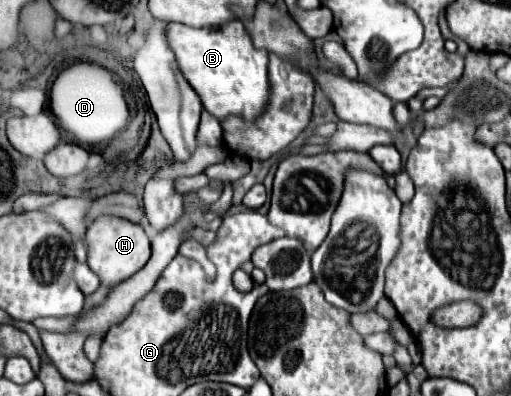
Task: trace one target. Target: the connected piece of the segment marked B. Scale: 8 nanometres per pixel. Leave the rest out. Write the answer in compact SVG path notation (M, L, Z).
M242 22L226 24L226 28L192 28L186 24L168 24L168 42L176 54L190 86L198 92L204 110L224 122L228 116L238 116L254 122L266 112L270 102L268 80L268 50L256 48Z

